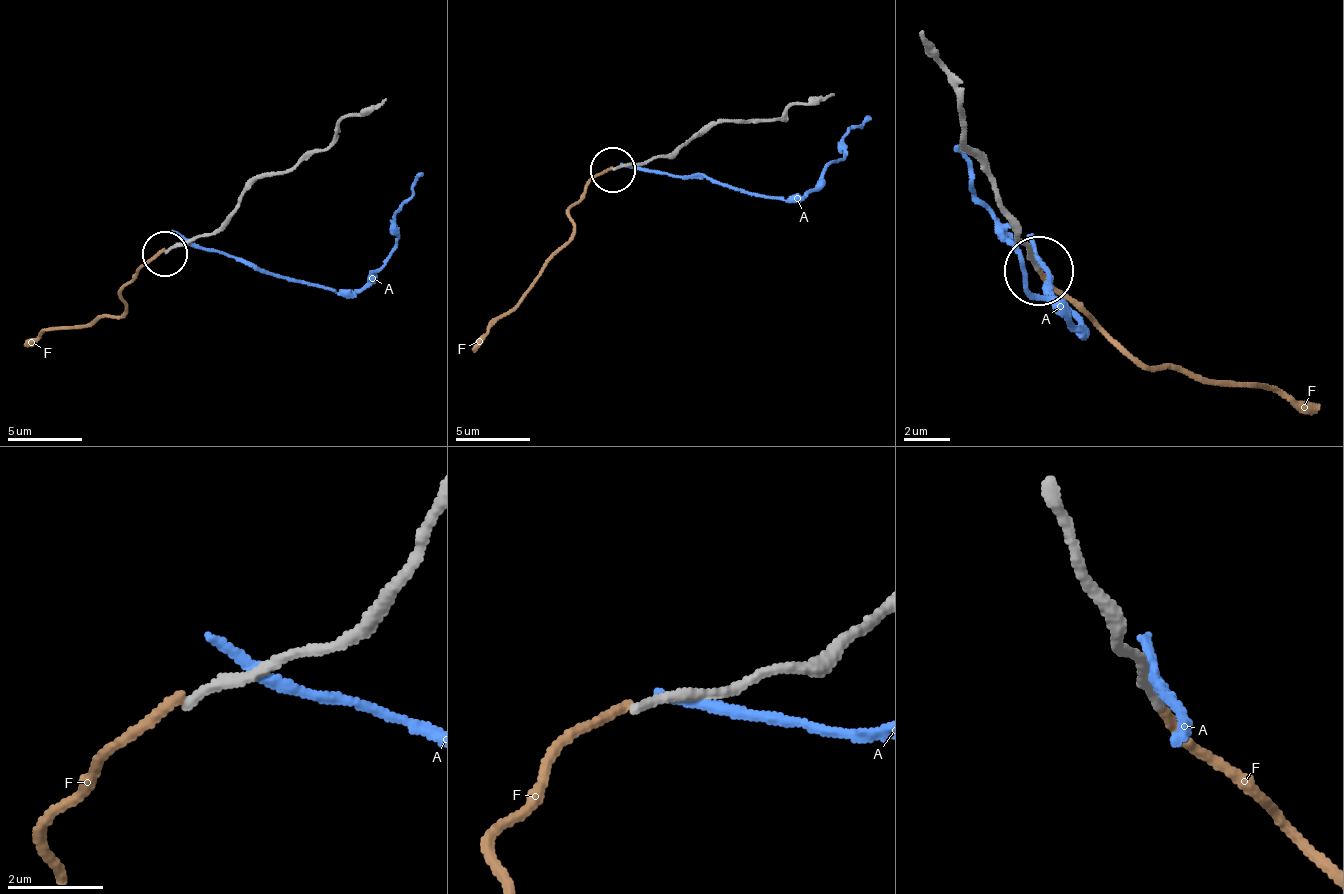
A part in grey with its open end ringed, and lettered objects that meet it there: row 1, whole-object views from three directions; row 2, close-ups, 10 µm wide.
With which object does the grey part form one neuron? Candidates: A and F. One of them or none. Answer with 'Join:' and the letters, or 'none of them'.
Join: none of them

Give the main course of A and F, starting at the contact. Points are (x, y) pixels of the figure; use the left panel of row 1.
A: (188, 243), (327, 288), (353, 288), (387, 262), (394, 232), (394, 213), (424, 172)
F: (165, 251), (158, 251), (120, 288), (120, 315), (90, 326), (56, 326), (26, 345)

